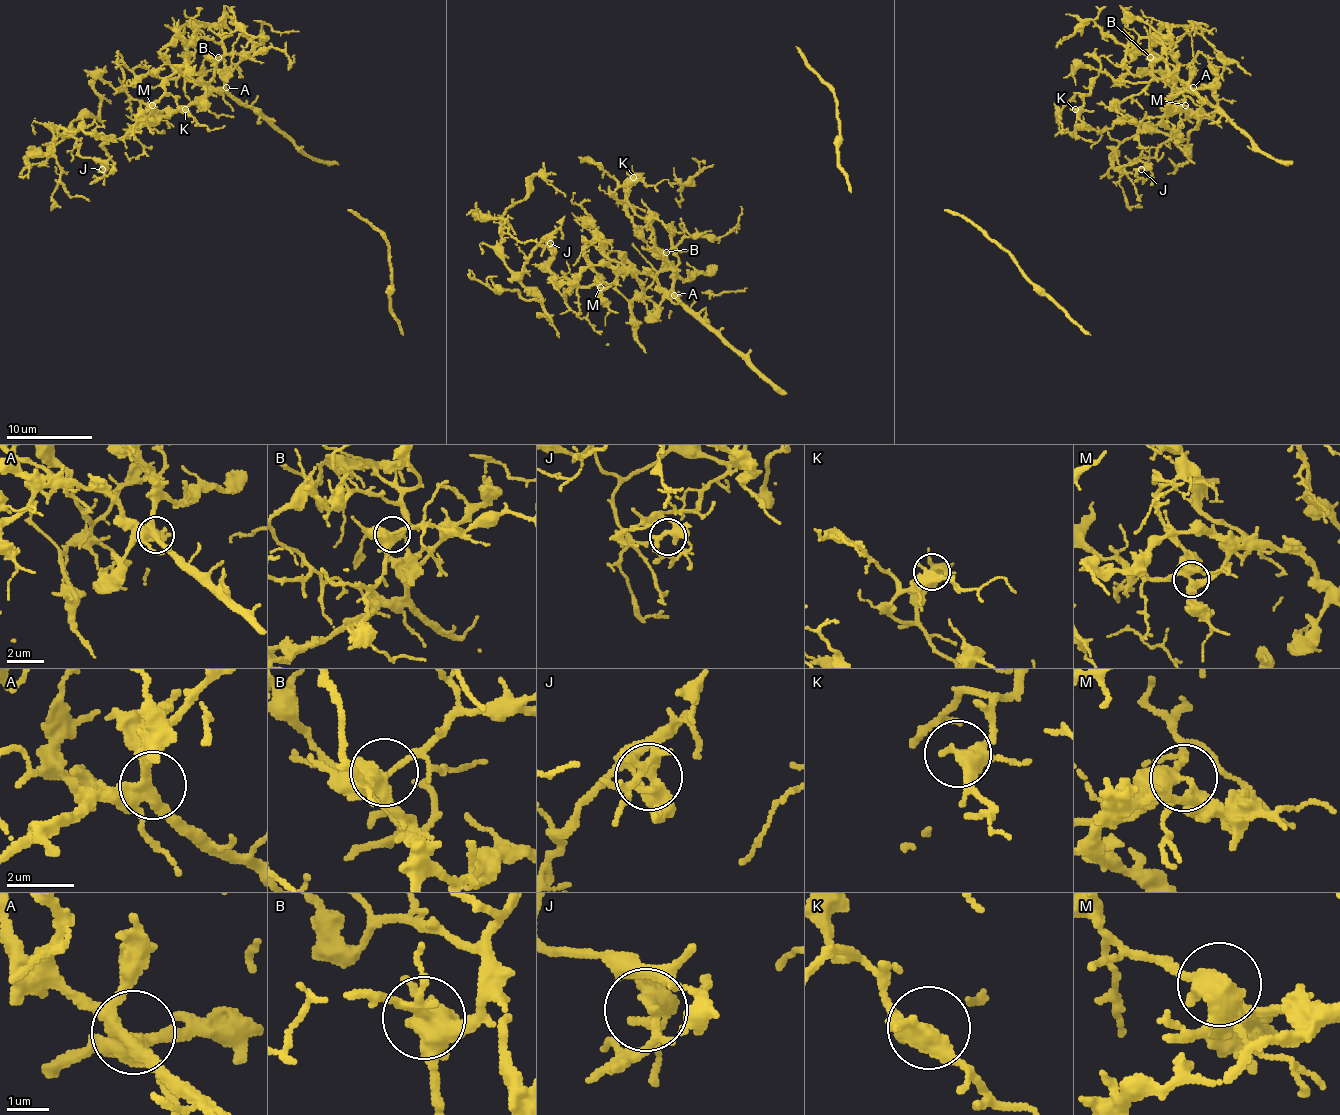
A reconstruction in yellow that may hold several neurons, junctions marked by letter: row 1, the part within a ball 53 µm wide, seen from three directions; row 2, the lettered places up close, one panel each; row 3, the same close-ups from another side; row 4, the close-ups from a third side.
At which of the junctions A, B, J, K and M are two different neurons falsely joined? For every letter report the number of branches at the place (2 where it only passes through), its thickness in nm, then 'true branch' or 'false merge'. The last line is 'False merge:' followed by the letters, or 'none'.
A: branches 5; calibre 360 nm; true branch
B: branches 5; calibre 420 nm; true branch
J: branches 5; calibre 320 nm; true branch
K: branches 3; calibre 360 nm; true branch
M: branches 4; calibre 360 nm; false merge
False merge: M

